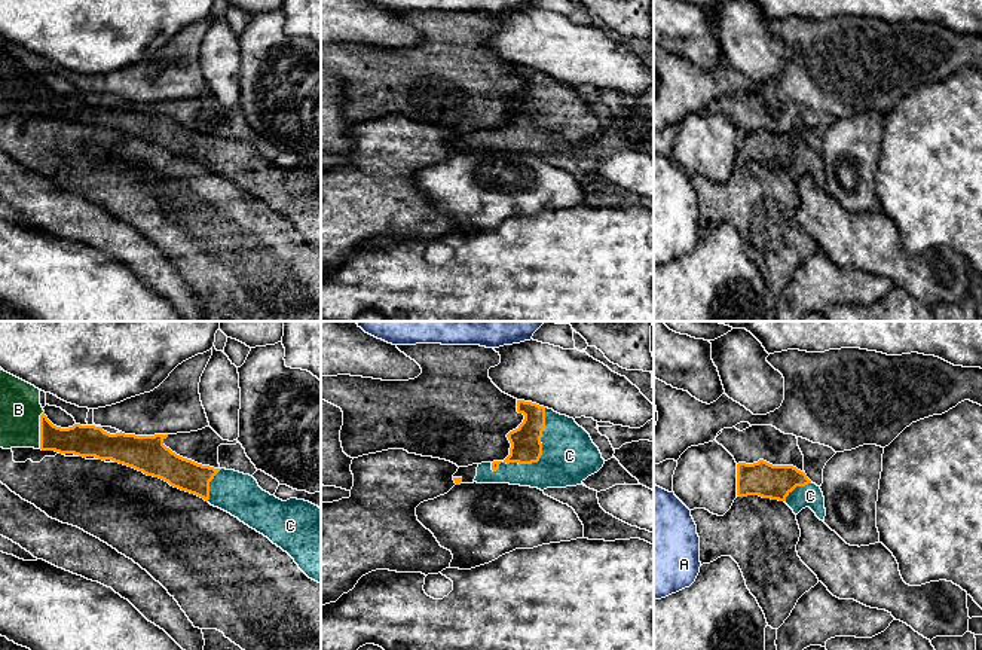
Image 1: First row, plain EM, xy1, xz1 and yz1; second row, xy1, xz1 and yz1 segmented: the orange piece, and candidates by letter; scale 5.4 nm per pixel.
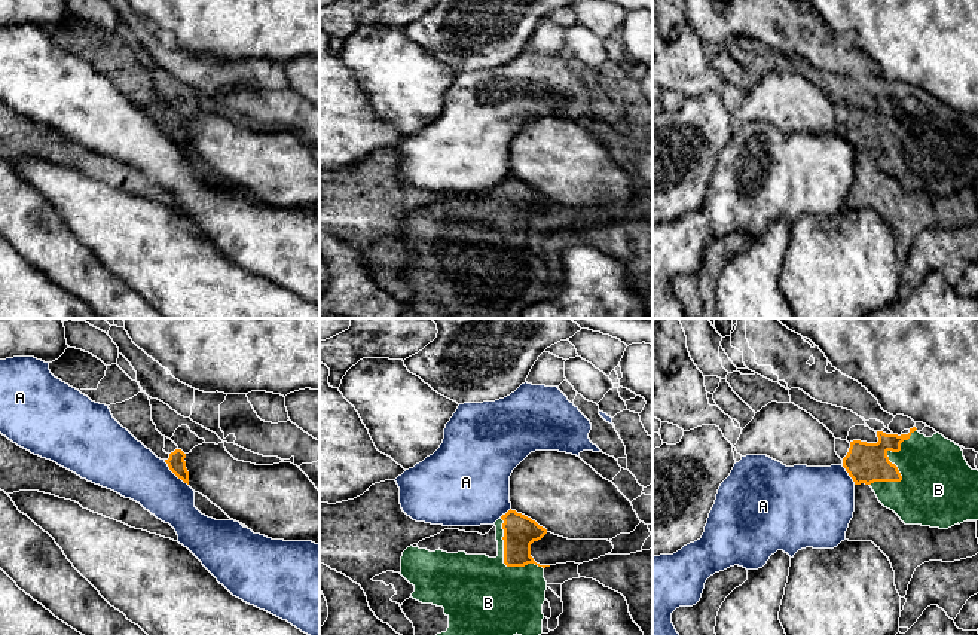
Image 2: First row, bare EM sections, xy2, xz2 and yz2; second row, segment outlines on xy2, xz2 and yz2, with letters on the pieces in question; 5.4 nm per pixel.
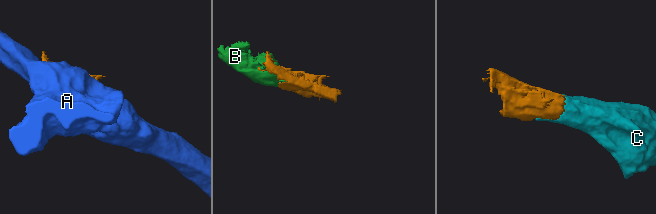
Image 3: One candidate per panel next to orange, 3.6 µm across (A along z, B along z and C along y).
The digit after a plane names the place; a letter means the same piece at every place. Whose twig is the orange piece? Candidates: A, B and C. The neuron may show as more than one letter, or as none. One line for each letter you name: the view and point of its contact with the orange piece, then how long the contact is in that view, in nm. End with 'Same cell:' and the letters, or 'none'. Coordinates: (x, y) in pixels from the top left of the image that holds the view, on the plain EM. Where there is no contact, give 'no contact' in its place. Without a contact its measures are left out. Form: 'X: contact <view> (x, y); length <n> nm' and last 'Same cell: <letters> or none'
B: contact yz2 (894, 131); length 400 nm
C: contact xz1 (540, 124); length 460 nm
Same cell: B, C

